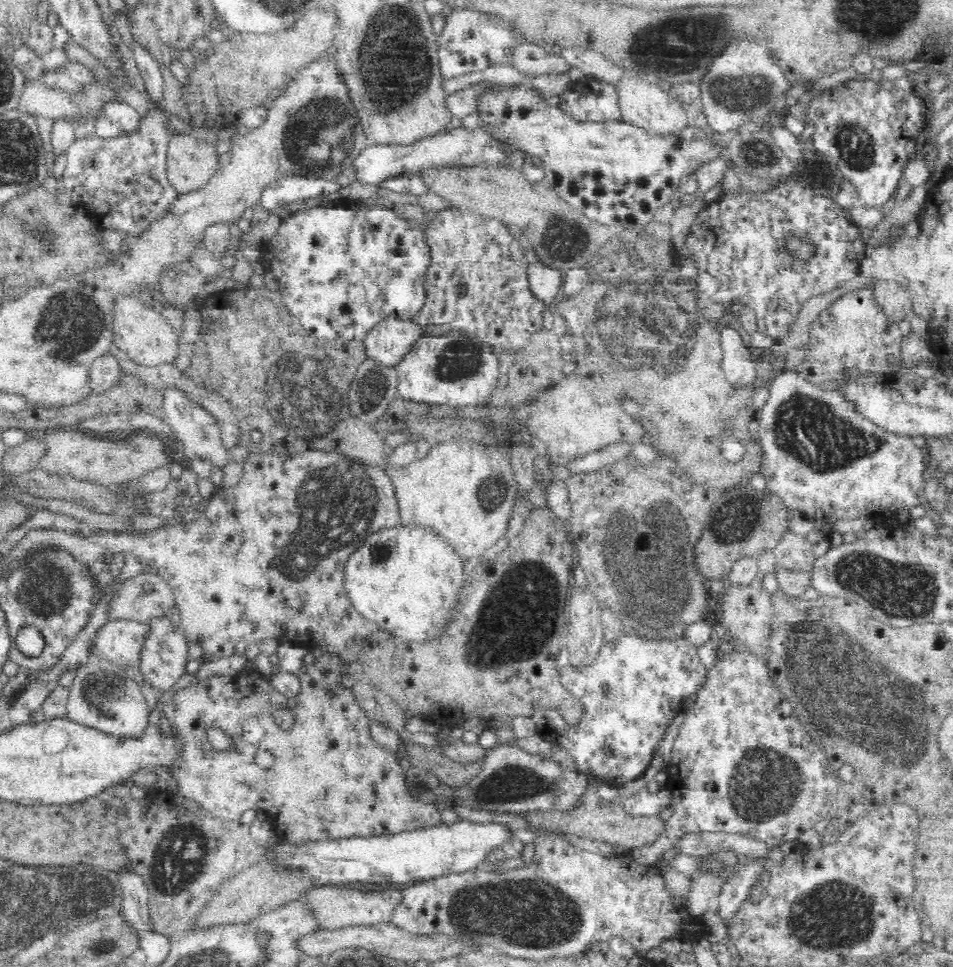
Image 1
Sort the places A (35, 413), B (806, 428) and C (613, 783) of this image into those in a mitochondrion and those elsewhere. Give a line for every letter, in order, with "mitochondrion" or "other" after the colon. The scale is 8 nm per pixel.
A: other
B: mitochondrion
C: other

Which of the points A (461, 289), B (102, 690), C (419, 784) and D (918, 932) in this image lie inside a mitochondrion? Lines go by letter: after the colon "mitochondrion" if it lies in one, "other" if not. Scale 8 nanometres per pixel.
A: other
B: mitochondrion
C: mitochondrion
D: other

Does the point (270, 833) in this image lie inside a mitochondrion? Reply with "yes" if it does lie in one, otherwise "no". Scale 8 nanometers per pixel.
no

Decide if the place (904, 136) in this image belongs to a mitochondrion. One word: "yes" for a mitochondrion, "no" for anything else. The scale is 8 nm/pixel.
no

